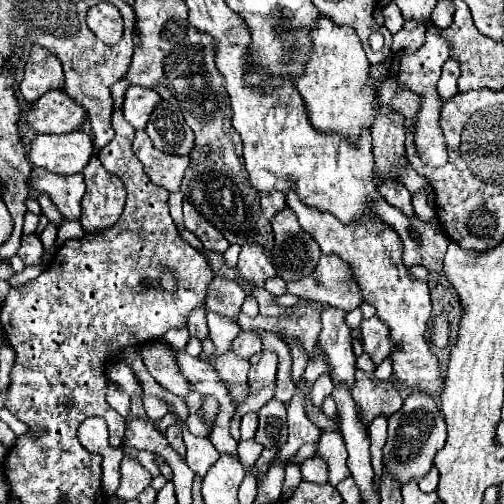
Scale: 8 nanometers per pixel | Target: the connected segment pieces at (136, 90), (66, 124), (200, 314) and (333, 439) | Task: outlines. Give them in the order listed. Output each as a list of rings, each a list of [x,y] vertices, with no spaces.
[[[132,86],[126,92],[126,100],[124,100],[124,118],[134,126],[134,128],[146,128],[146,122],[150,118],[150,114],[154,112],[154,108],[160,104],[160,96],[158,92],[150,90],[150,88],[142,88],[142,86]]]
[[[52,90],[32,104],[28,124],[38,134],[62,134],[78,130],[86,120],[86,110],[68,98],[66,92]]]
[[[196,308],[196,310],[188,316],[188,330],[190,330],[190,336],[196,336],[198,340],[208,338],[206,310],[204,310],[204,308]]]
[[[338,430],[334,432],[324,432],[320,436],[320,442],[318,442],[318,454],[328,462],[328,470],[330,470],[330,476],[328,476],[328,482],[332,486],[336,486],[338,482],[346,480],[350,476],[350,470],[346,466],[346,458],[348,458],[348,452],[346,452],[346,444],[342,440],[342,434]]]

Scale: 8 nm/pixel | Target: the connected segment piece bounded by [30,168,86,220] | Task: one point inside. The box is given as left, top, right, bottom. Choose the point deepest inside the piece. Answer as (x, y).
(66, 191)

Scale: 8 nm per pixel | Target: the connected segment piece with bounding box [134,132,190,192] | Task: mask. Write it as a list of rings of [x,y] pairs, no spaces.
[[[136,132],[134,152],[144,166],[148,178],[168,192],[178,192],[184,170],[190,162],[188,156],[170,156],[156,150],[146,132]]]

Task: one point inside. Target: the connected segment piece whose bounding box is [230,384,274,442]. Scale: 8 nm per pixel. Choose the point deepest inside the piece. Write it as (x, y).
(254, 402)

